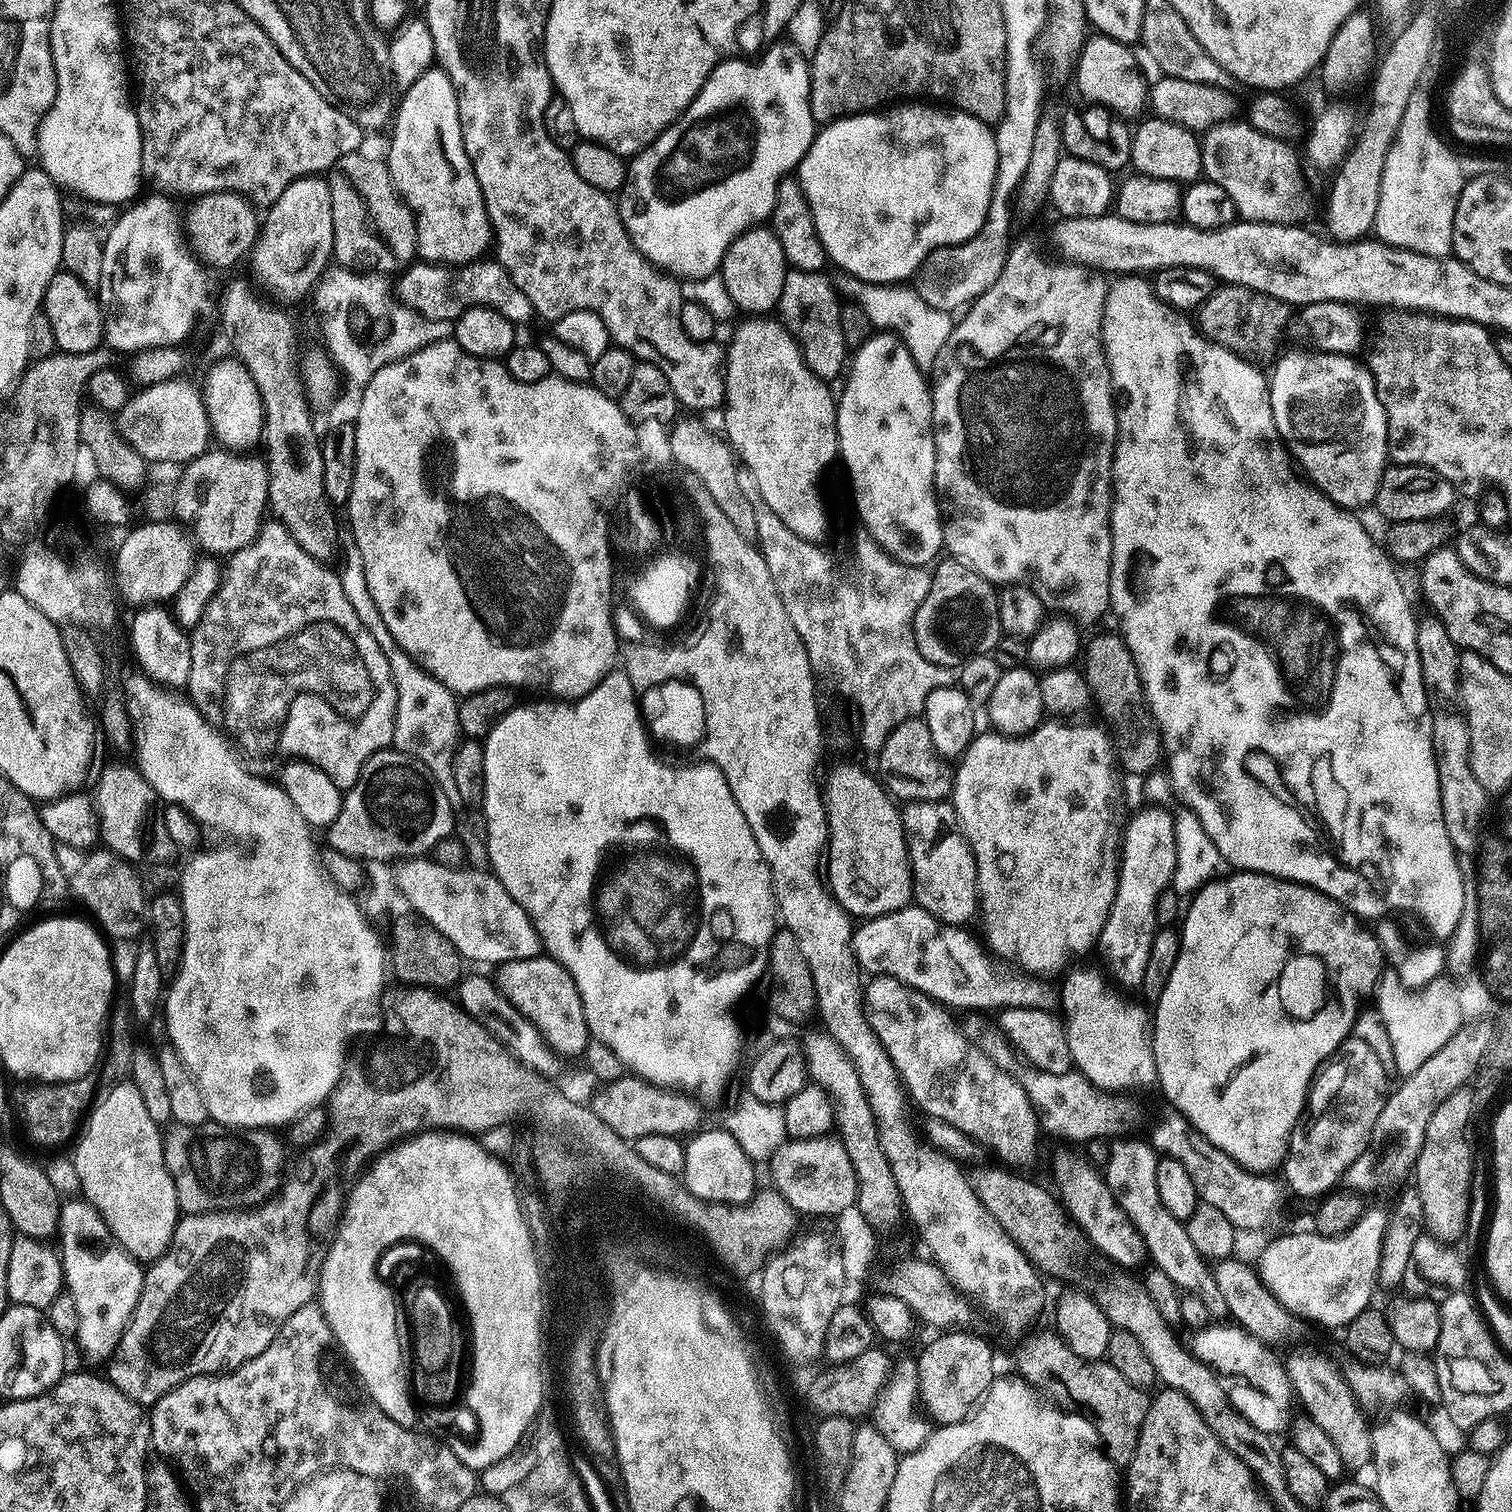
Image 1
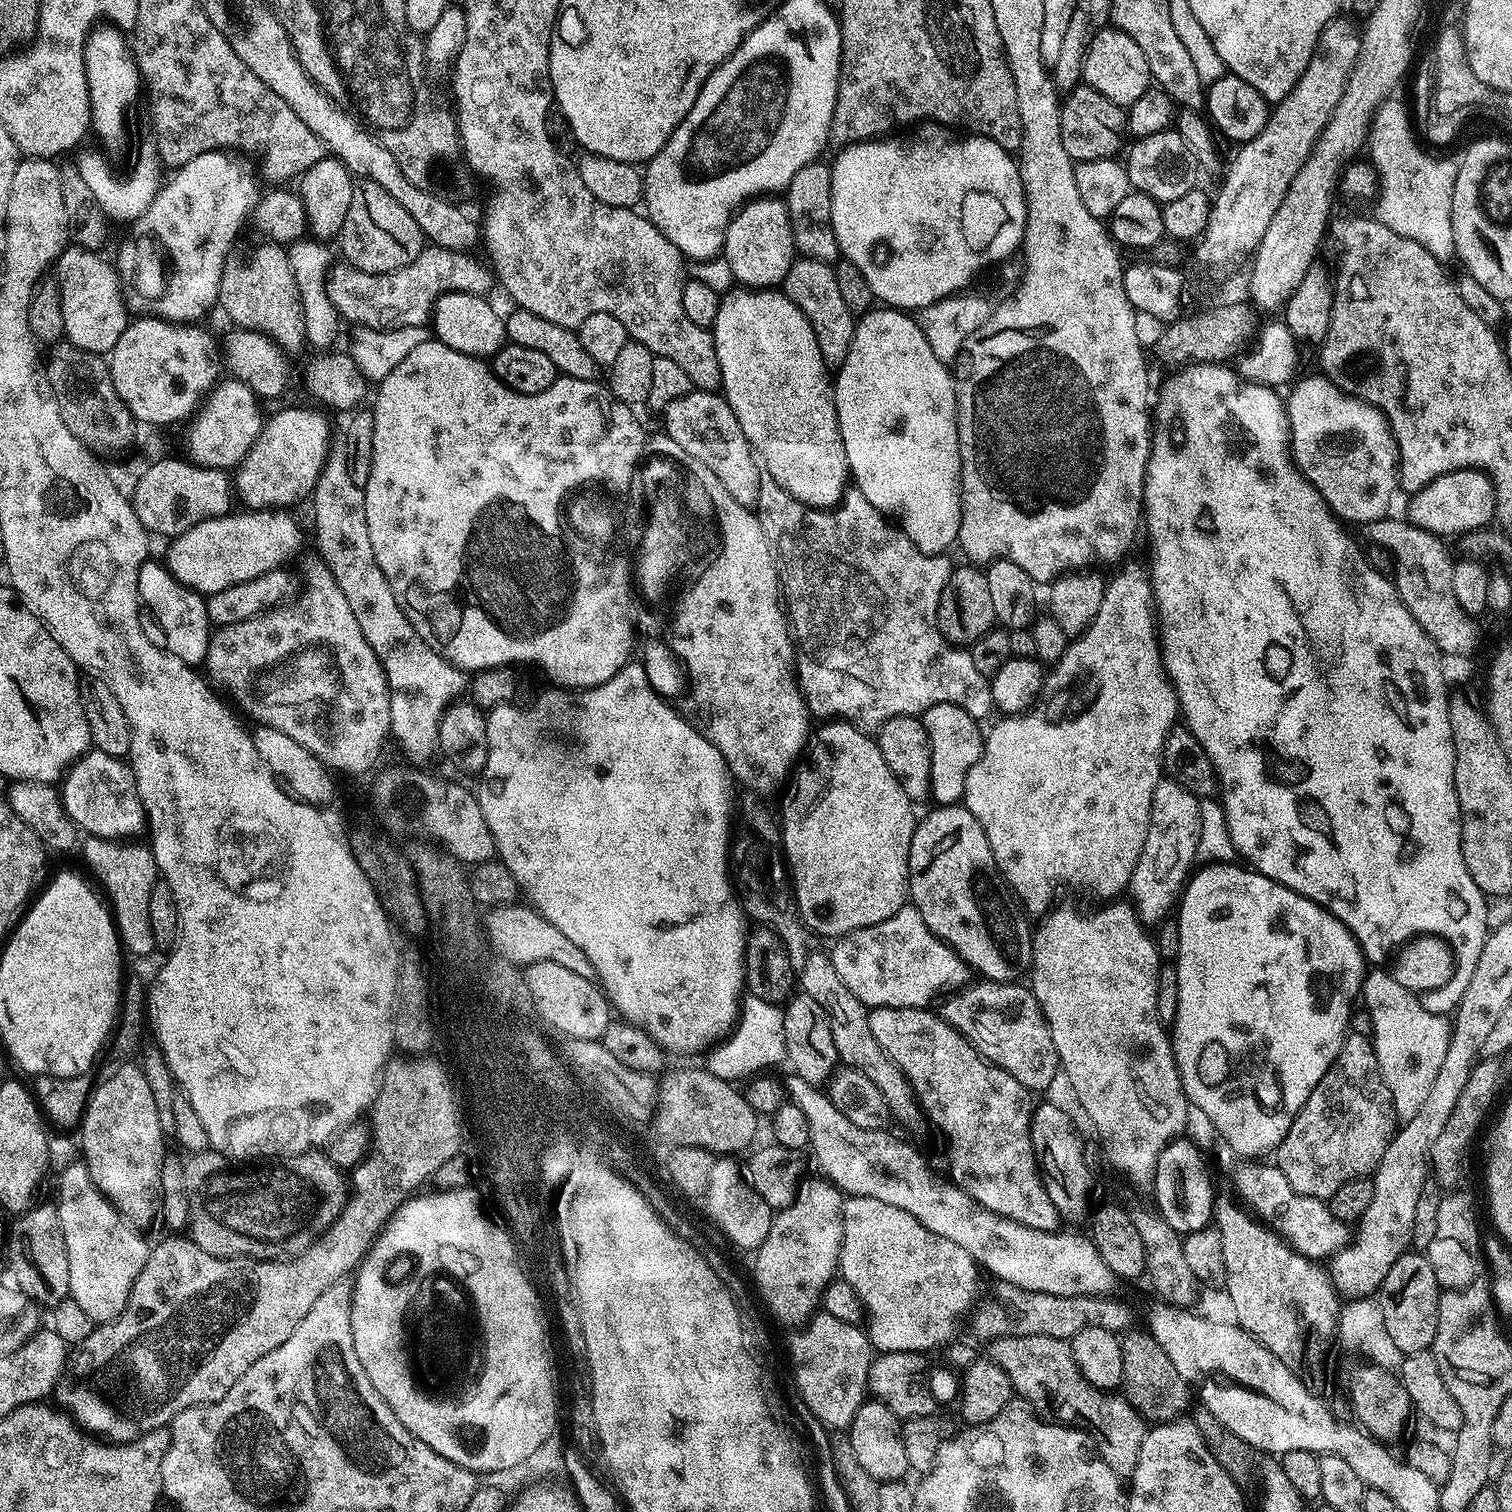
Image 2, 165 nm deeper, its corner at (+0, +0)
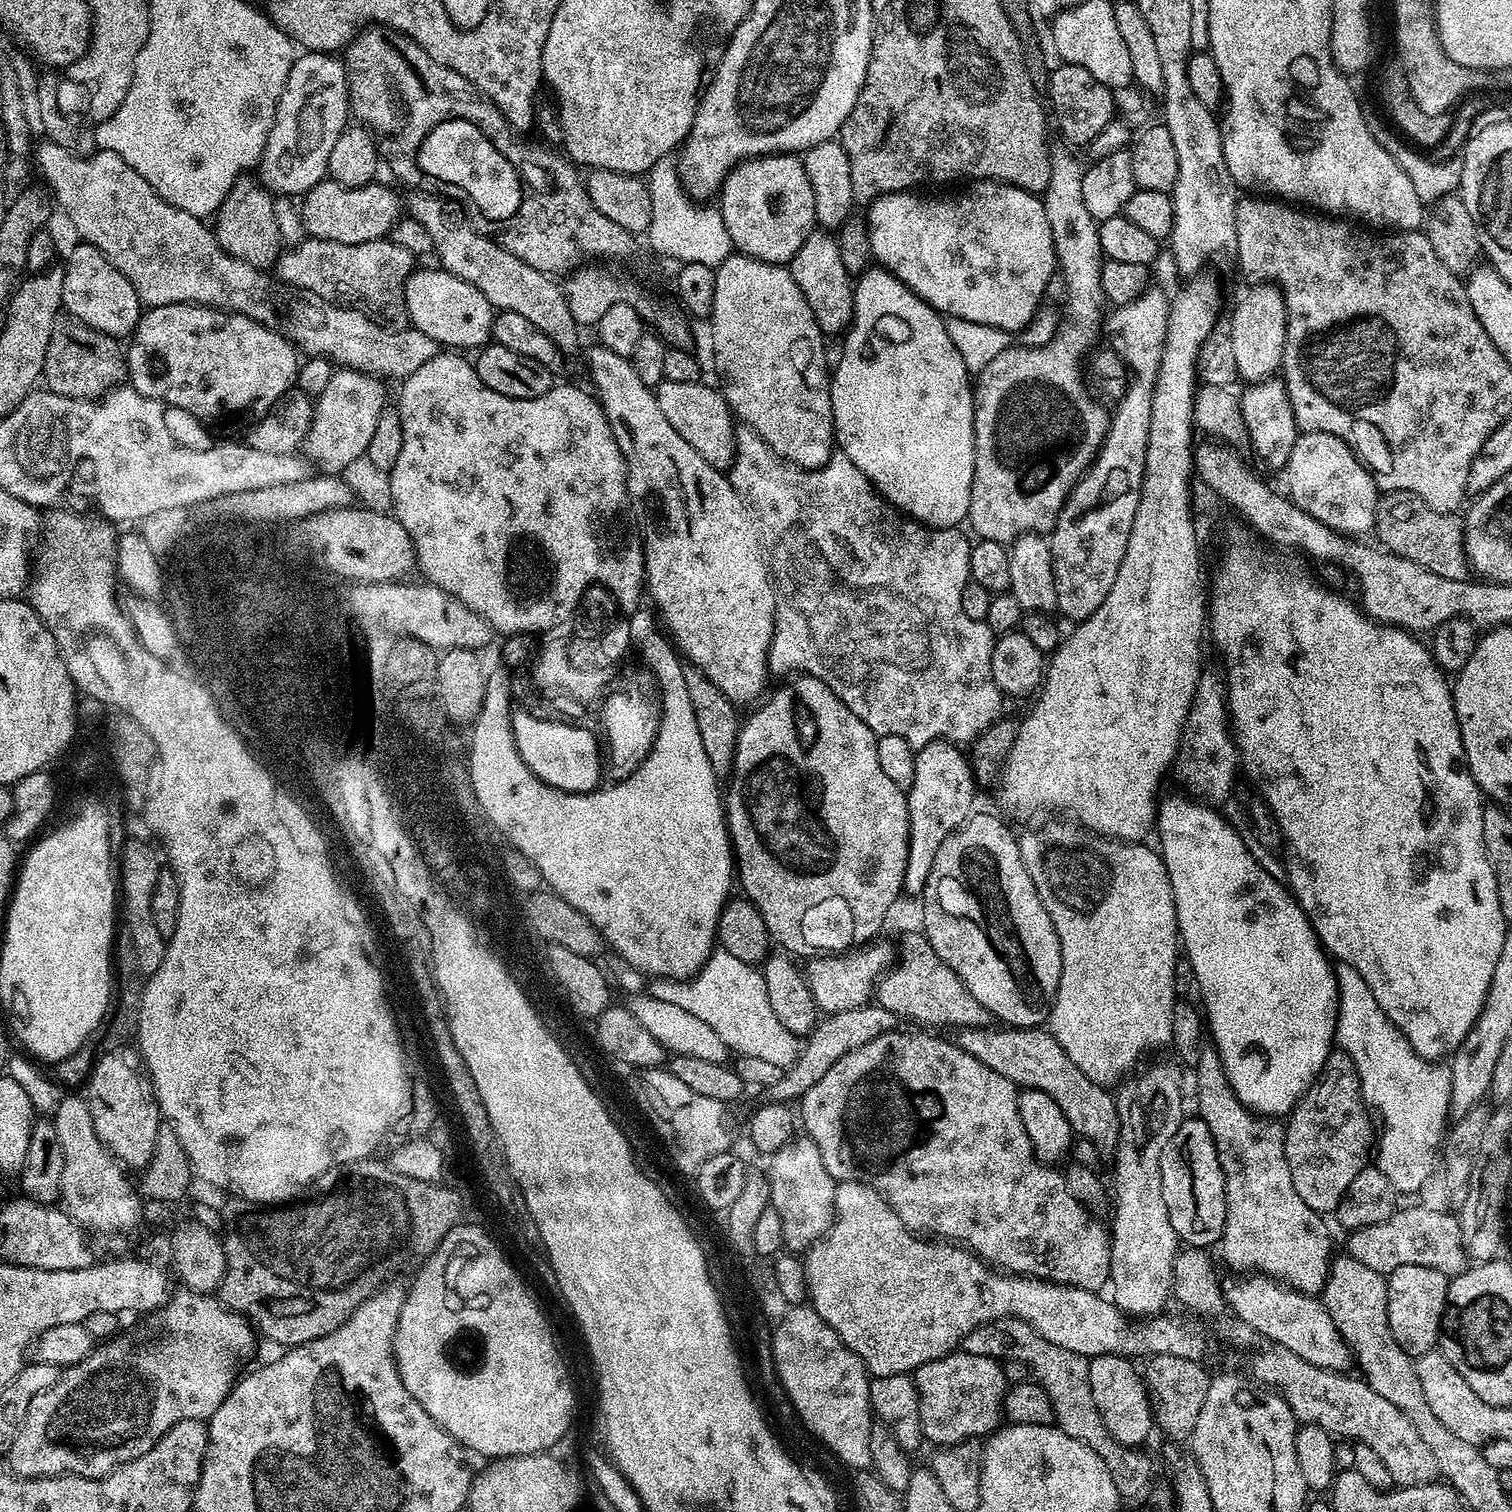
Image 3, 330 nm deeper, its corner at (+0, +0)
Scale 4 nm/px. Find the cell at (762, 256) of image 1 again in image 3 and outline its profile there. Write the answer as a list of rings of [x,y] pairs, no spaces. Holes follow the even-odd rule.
[[[796,154],[756,156],[734,165],[720,185],[718,207],[733,249],[767,264],[791,262],[816,224],[814,190],[806,178],[804,161]]]

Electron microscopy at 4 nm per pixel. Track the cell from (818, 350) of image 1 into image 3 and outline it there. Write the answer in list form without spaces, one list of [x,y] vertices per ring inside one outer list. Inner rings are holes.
[[[813,230],[806,242],[798,246],[798,254],[794,254],[790,262],[790,271],[825,337],[847,333],[854,314],[854,280],[842,262],[842,254],[838,254],[835,235],[828,230]]]

